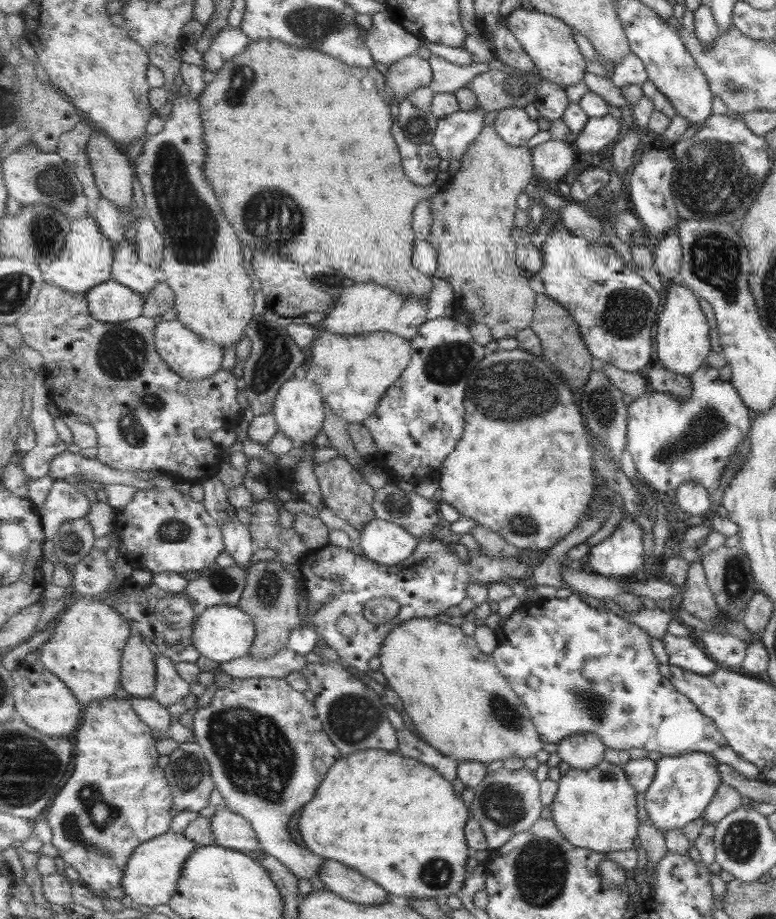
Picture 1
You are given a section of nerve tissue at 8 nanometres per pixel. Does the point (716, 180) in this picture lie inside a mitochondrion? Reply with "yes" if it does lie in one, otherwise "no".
yes

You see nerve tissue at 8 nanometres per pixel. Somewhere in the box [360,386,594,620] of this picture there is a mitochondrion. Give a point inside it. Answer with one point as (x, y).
(523, 524)

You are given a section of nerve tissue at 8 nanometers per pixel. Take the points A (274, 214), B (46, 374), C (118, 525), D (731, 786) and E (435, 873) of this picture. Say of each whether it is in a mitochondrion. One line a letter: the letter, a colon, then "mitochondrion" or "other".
A: mitochondrion
B: other
C: other
D: other
E: mitochondrion

